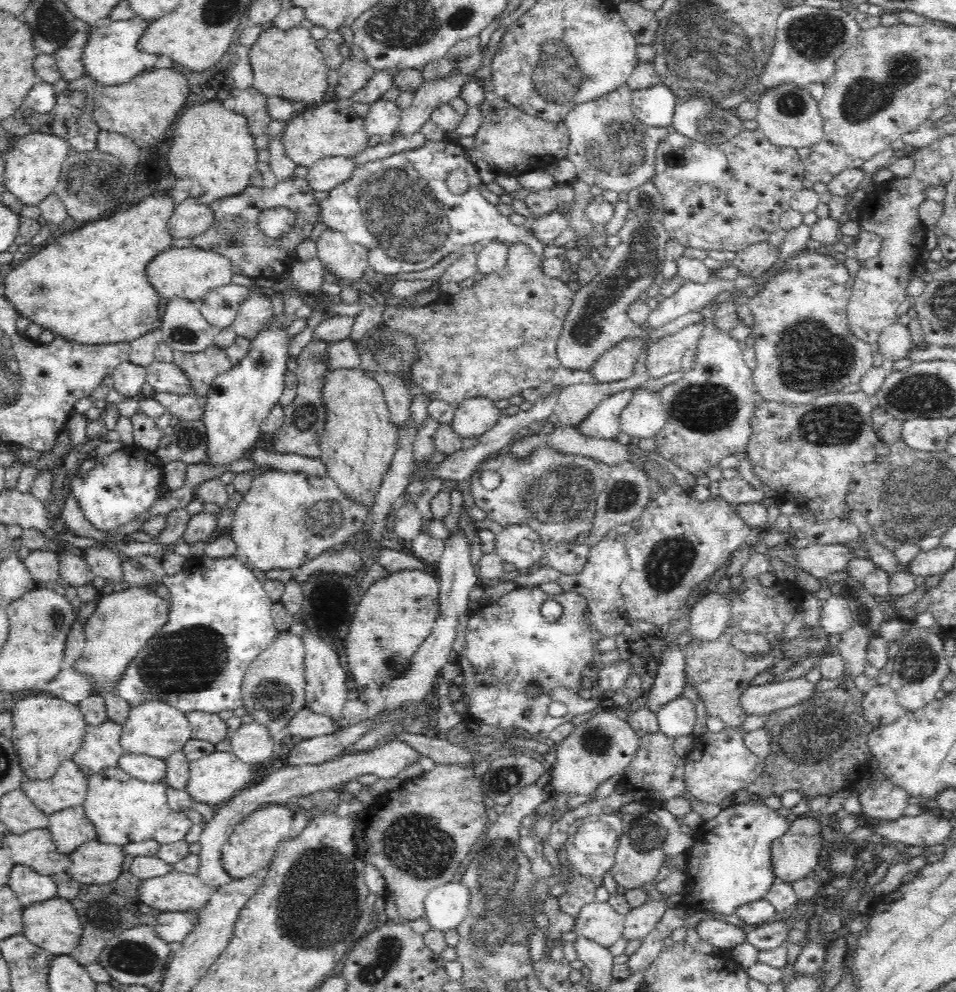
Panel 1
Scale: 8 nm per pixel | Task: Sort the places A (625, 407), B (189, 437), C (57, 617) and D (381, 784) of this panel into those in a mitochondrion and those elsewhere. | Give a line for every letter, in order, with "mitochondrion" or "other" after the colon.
A: other
B: mitochondrion
C: mitochondrion
D: other

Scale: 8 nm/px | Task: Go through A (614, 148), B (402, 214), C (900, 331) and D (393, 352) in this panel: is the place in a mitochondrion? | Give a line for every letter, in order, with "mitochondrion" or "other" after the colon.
A: mitochondrion
B: mitochondrion
C: other
D: mitochondrion

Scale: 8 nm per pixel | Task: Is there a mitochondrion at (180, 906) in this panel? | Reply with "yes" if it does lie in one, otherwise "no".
no

